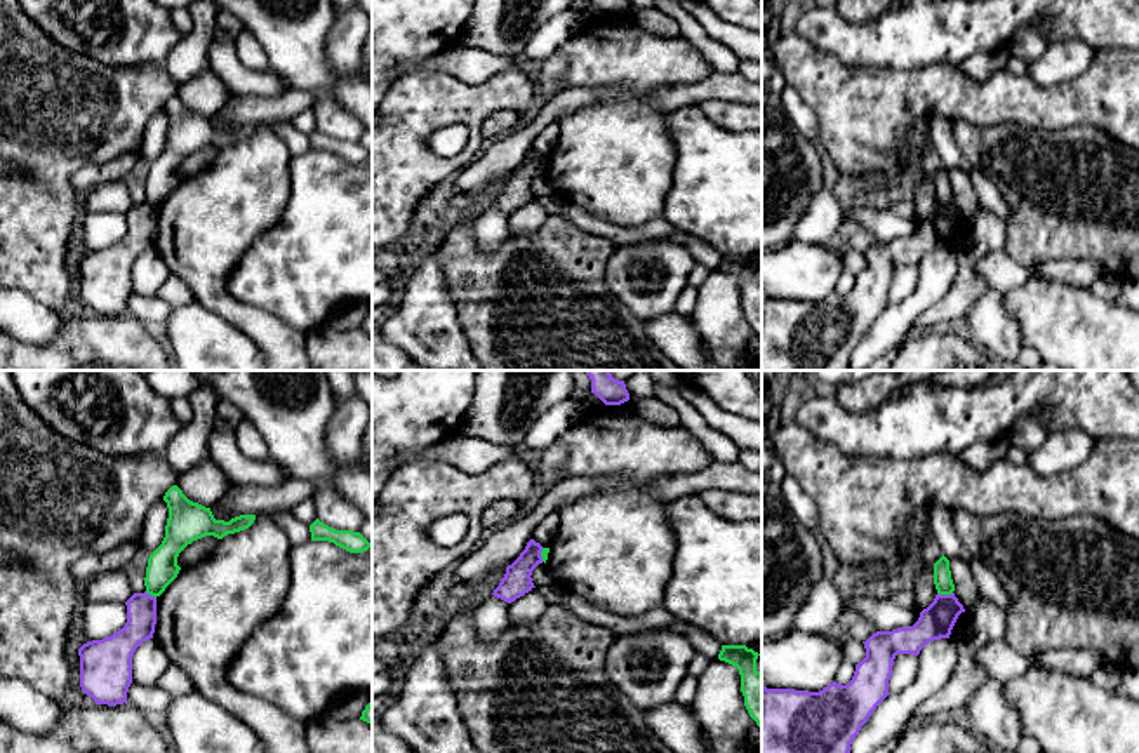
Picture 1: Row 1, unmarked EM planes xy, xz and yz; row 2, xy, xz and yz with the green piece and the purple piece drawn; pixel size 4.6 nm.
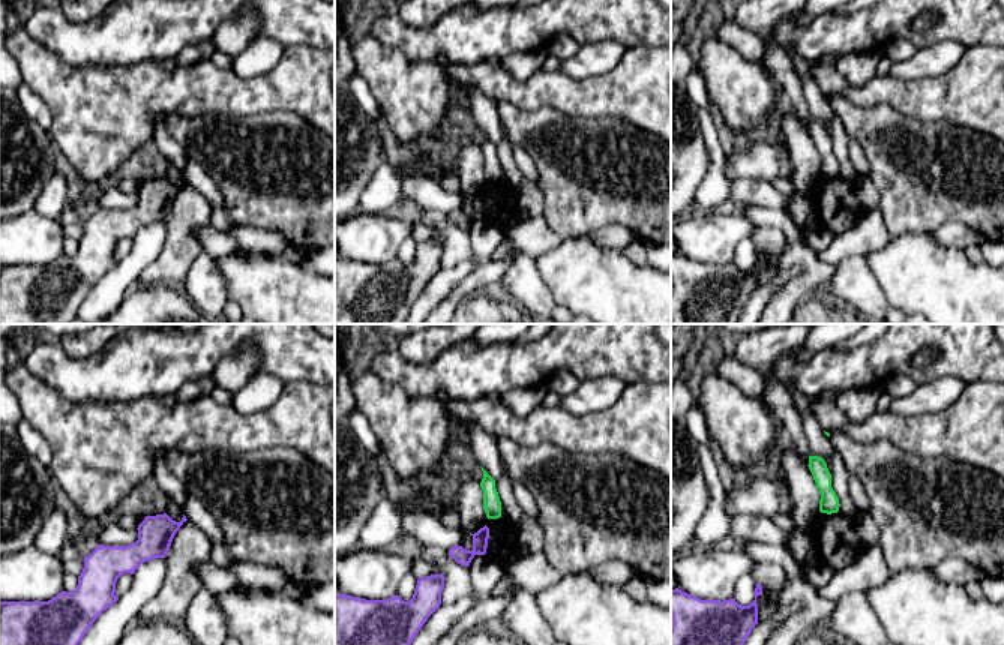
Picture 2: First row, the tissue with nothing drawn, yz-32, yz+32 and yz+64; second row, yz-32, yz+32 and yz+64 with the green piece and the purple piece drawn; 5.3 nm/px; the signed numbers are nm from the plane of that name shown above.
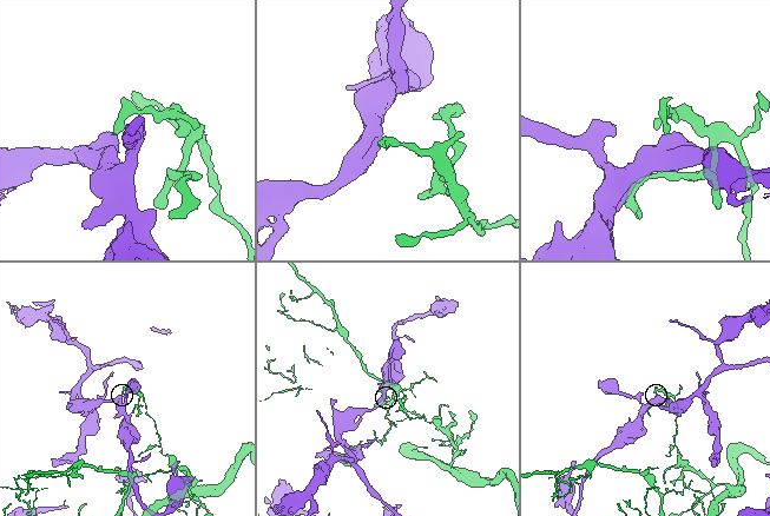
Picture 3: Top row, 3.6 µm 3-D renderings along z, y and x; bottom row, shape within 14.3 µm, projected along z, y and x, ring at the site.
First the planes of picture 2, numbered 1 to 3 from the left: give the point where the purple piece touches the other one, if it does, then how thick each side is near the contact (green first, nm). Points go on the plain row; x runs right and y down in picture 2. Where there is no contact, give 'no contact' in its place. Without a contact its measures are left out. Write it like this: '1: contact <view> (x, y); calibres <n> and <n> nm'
1: no contact
2: no contact
3: no contact

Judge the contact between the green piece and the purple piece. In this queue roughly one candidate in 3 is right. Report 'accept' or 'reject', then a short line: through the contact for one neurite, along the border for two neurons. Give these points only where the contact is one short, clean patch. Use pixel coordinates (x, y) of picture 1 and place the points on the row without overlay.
reject | yz (938, 202), (952, 204)

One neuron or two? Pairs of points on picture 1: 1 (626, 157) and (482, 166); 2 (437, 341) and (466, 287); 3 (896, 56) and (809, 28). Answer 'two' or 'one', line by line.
1: two
2: two
3: one

